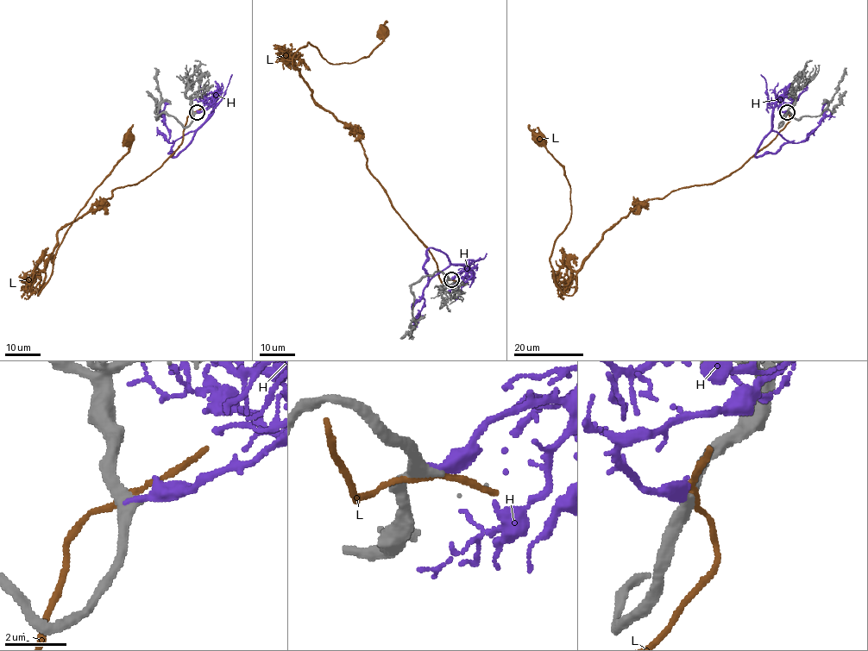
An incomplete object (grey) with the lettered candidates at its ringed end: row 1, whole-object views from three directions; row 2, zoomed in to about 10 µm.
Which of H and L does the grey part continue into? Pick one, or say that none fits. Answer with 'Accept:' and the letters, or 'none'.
Accept: none

